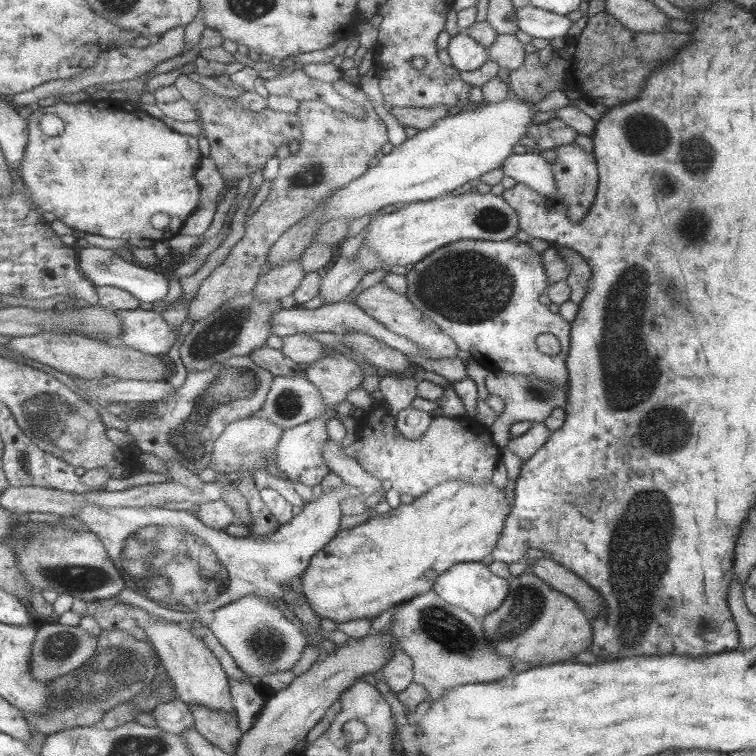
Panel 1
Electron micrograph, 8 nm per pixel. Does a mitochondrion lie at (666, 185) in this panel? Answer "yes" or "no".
yes

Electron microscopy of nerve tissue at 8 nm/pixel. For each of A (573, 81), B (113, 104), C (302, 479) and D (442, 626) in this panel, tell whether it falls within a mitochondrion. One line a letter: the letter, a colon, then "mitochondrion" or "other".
A: other
B: other
C: other
D: mitochondrion

